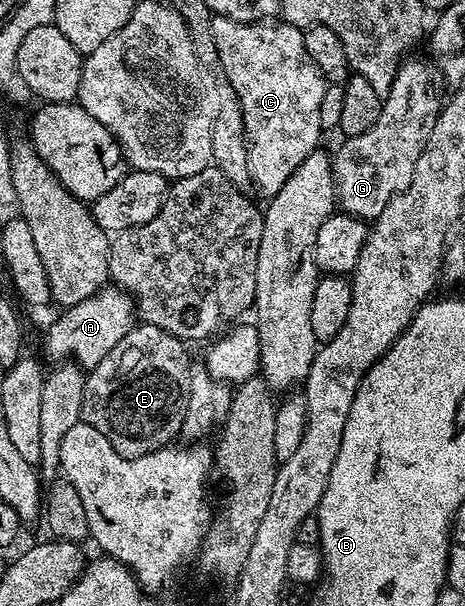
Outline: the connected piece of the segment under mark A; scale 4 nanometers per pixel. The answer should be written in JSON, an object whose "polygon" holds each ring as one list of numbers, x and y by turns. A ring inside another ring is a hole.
{"polygon":[[117,285,103,287,101,291,88,297,88,301,80,301,80,305,67,307,61,314,62,316,46,331,46,351,54,361,73,361,87,373,96,365,100,365,100,361,104,361,104,357,112,353,112,349,116,349,116,345,124,341,126,334,136,325,134,301]]}

